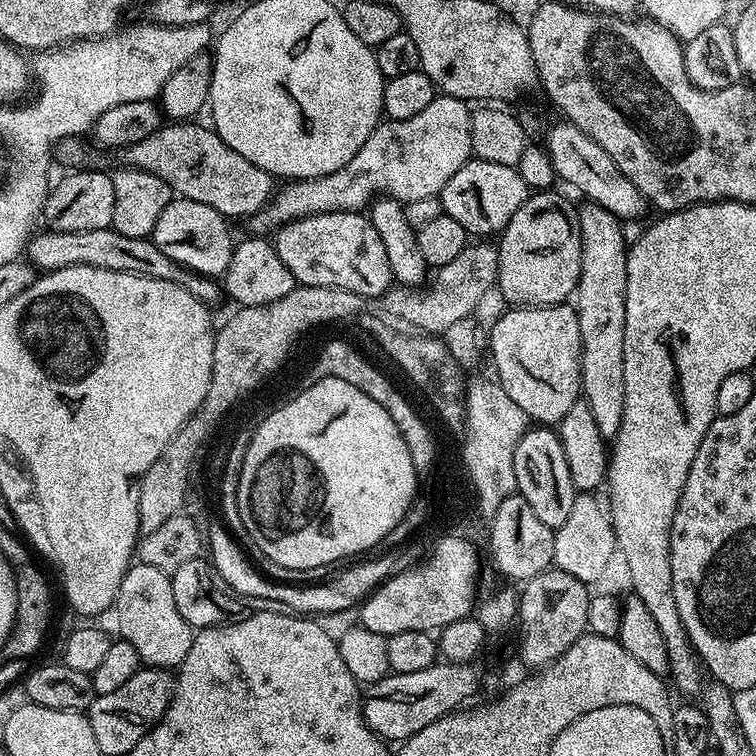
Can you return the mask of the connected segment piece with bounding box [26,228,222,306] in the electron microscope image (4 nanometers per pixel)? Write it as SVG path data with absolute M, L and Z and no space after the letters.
M113 228L70 230L69 232L43 231L37 231L26 245L27 262L41 273L56 272L60 268L70 266L94 266L102 270L114 270L174 282L206 306L212 306L212 303L222 296L221 285L215 279L189 272L181 264L174 262L174 258L162 254L162 250L158 250L158 246L150 238L126 238L126 234L118 234L118 230Z

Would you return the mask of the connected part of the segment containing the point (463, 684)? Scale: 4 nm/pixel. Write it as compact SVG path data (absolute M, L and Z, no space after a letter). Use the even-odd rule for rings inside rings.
M437 662L426 670L414 670L414 674L398 674L392 672L383 676L378 682L367 685L362 692L362 711L364 721L371 732L375 732L385 742L403 742L412 736L417 736L430 722L438 722L444 716L450 716L461 706L467 705L472 695L482 688L482 673L476 669L475 663L454 664Z

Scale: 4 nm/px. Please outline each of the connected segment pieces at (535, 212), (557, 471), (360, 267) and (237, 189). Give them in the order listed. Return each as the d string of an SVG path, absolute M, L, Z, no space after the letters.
M536 190L529 195L528 199L522 202L522 206L518 206L518 210L514 214L514 218L510 218L510 222L504 228L503 232L498 236L498 247L500 253L498 254L498 270L496 271L496 284L498 285L498 292L505 296L512 306L527 306L529 308L543 308L554 304L563 304L575 293L576 284L580 281L580 227L576 221L577 209L572 208L572 204L564 196L559 196L556 190Z
M551 427L528 428L514 450L514 475L517 479L516 492L530 502L530 510L534 510L539 520L553 530L563 526L574 506L577 491L570 482L570 466L566 466L560 437Z
M363 211L354 212L319 212L313 216L299 216L288 224L282 224L274 232L274 243L278 258L286 262L286 270L295 278L297 285L330 286L345 288L365 298L383 297L393 287L394 277L390 270L390 258L386 258L386 246L382 246L382 238L378 230L374 230L372 221Z
M200 122L165 123L154 134L142 138L142 142L123 149L123 163L162 178L177 197L214 206L226 218L248 218L259 212L274 195L274 177L254 166L254 162L246 162L238 150L230 150L211 127L196 123Z

